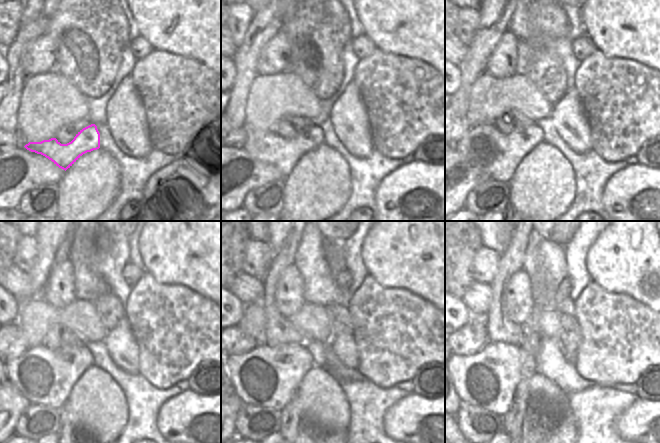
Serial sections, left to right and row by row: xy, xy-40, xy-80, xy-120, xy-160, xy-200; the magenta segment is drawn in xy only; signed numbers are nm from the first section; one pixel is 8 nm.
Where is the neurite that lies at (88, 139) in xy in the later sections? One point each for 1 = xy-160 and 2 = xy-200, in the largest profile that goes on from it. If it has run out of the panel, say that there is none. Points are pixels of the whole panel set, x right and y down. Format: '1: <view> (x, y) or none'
1: xy-160 (268, 377)
2: xy-200 (488, 378)

